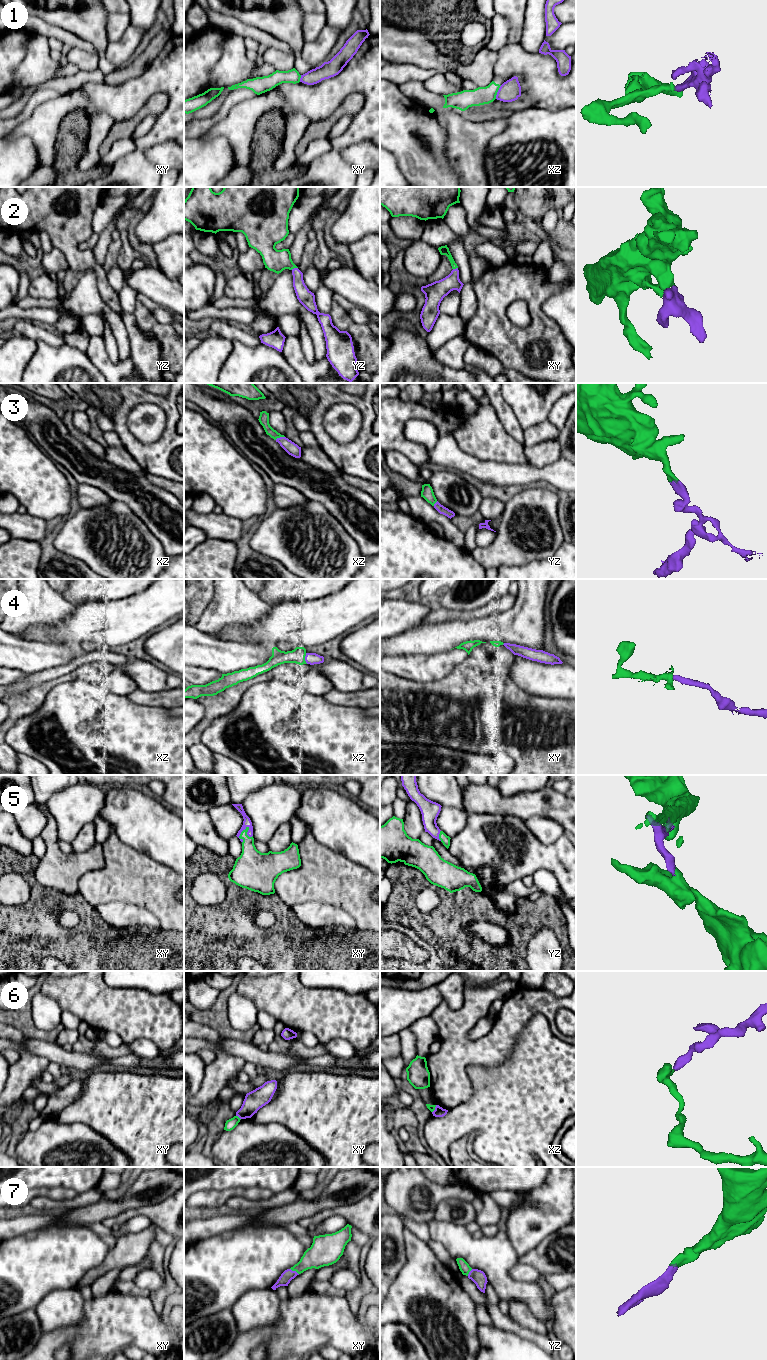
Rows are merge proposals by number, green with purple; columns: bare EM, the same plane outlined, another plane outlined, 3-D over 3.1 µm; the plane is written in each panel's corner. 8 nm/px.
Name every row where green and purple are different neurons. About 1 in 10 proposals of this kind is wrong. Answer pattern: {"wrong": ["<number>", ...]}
{"wrong": ["1", "6"]}

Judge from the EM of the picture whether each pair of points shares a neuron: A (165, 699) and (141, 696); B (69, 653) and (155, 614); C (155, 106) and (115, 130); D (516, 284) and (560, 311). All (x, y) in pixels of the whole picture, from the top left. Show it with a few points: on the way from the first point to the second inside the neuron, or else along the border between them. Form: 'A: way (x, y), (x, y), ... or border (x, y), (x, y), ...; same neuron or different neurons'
A: way (159, 699), (147, 699); same neuron
B: border (52, 643), (62, 643), (76, 647); different neurons
C: way (145, 110), (125, 129); same neuron
D: border (564, 287), (542, 304), (542, 310), (555, 322); different neurons

